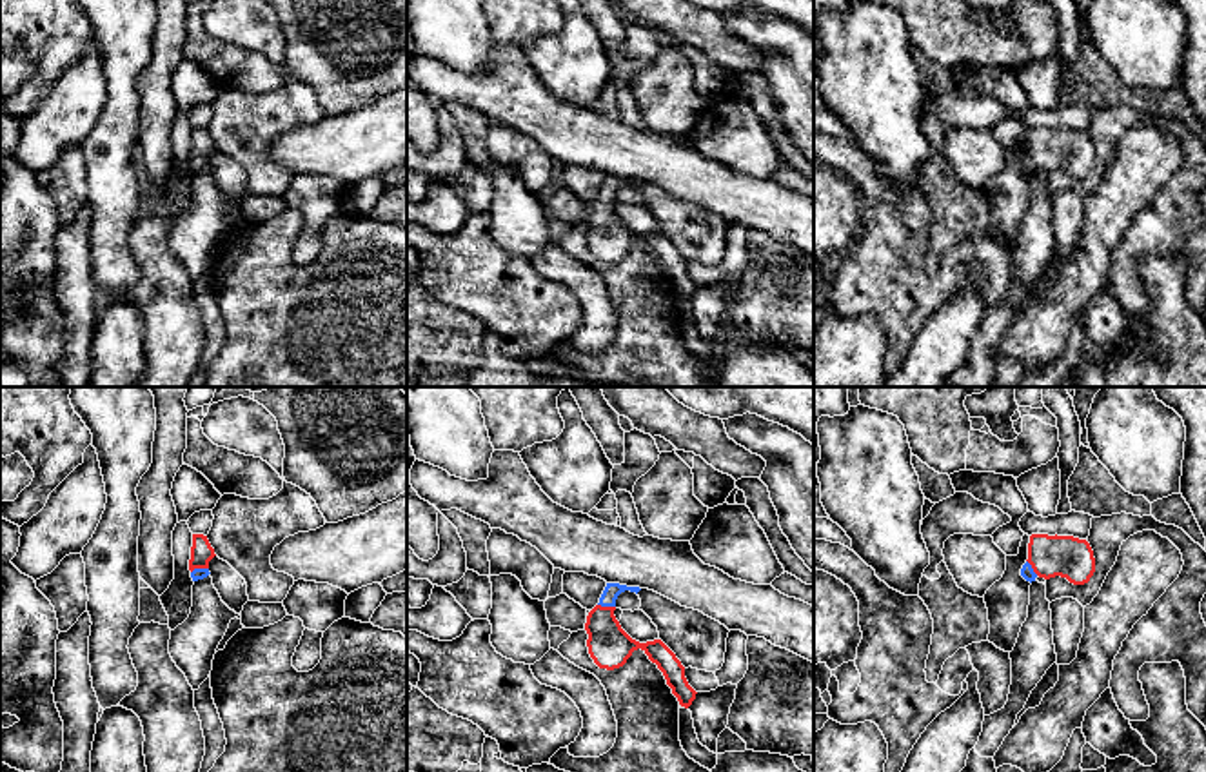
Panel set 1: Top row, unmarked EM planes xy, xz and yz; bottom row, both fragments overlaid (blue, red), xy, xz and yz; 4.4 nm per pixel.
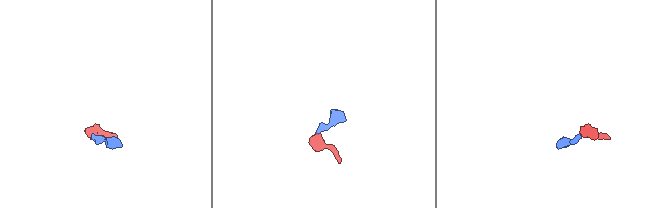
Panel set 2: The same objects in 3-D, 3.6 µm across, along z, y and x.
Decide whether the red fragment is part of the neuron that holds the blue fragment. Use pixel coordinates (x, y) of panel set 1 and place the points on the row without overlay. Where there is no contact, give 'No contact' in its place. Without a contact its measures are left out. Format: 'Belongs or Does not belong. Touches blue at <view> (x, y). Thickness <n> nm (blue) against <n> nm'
Belongs. Touches blue at xz (607, 198). Thickness 70 nm (blue) against 190 nm

